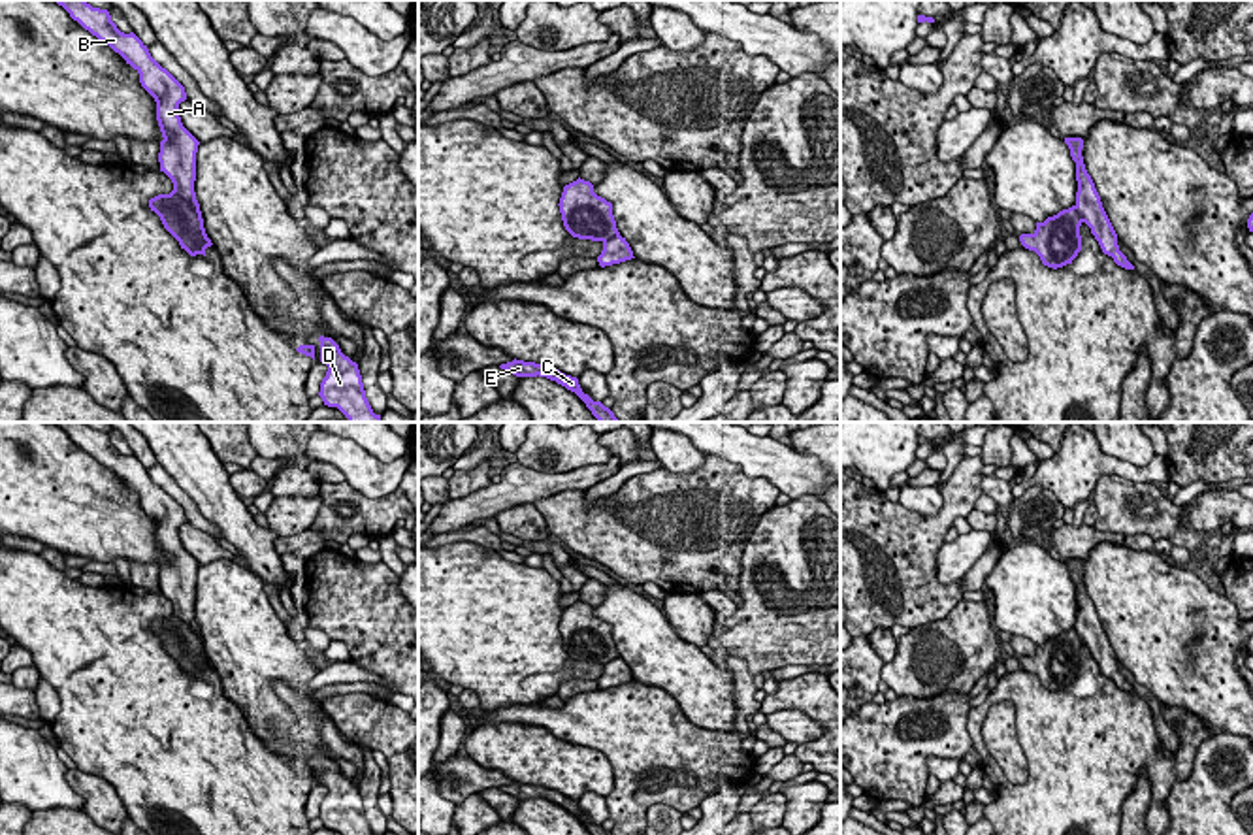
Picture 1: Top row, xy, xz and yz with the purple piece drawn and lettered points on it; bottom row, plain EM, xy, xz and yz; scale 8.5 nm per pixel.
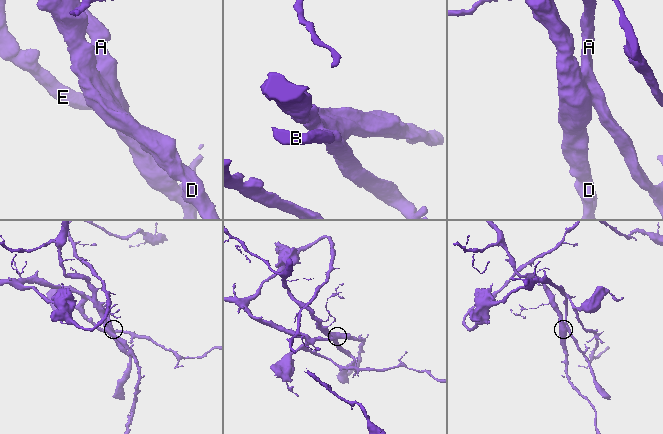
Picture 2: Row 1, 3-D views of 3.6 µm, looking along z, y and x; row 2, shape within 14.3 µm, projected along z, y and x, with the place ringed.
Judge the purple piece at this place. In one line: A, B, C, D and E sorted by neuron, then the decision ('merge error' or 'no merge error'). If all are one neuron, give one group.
groups A B C E / D; merge error

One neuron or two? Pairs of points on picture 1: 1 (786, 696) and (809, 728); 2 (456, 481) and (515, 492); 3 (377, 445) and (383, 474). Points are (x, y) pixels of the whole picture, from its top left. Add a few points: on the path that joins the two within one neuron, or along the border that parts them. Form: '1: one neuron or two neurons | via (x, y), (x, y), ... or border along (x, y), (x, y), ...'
1: two neurons | border along (767, 713), (796, 709), (820, 724)
2: two neurons | border along (490, 483), (451, 500)
3: two neurons | border along (353, 442), (385, 462), (398, 458)

